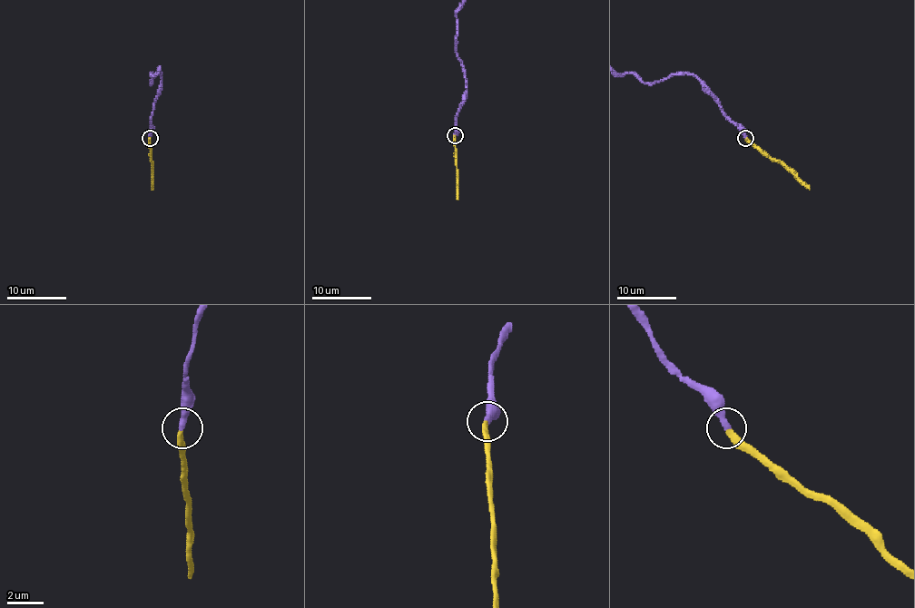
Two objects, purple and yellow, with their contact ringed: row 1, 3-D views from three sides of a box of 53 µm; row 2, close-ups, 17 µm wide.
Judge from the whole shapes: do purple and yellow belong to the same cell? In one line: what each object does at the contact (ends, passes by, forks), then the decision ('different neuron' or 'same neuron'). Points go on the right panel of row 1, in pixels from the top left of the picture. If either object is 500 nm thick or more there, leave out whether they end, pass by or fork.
purple ends | yellow ends | same neuron

